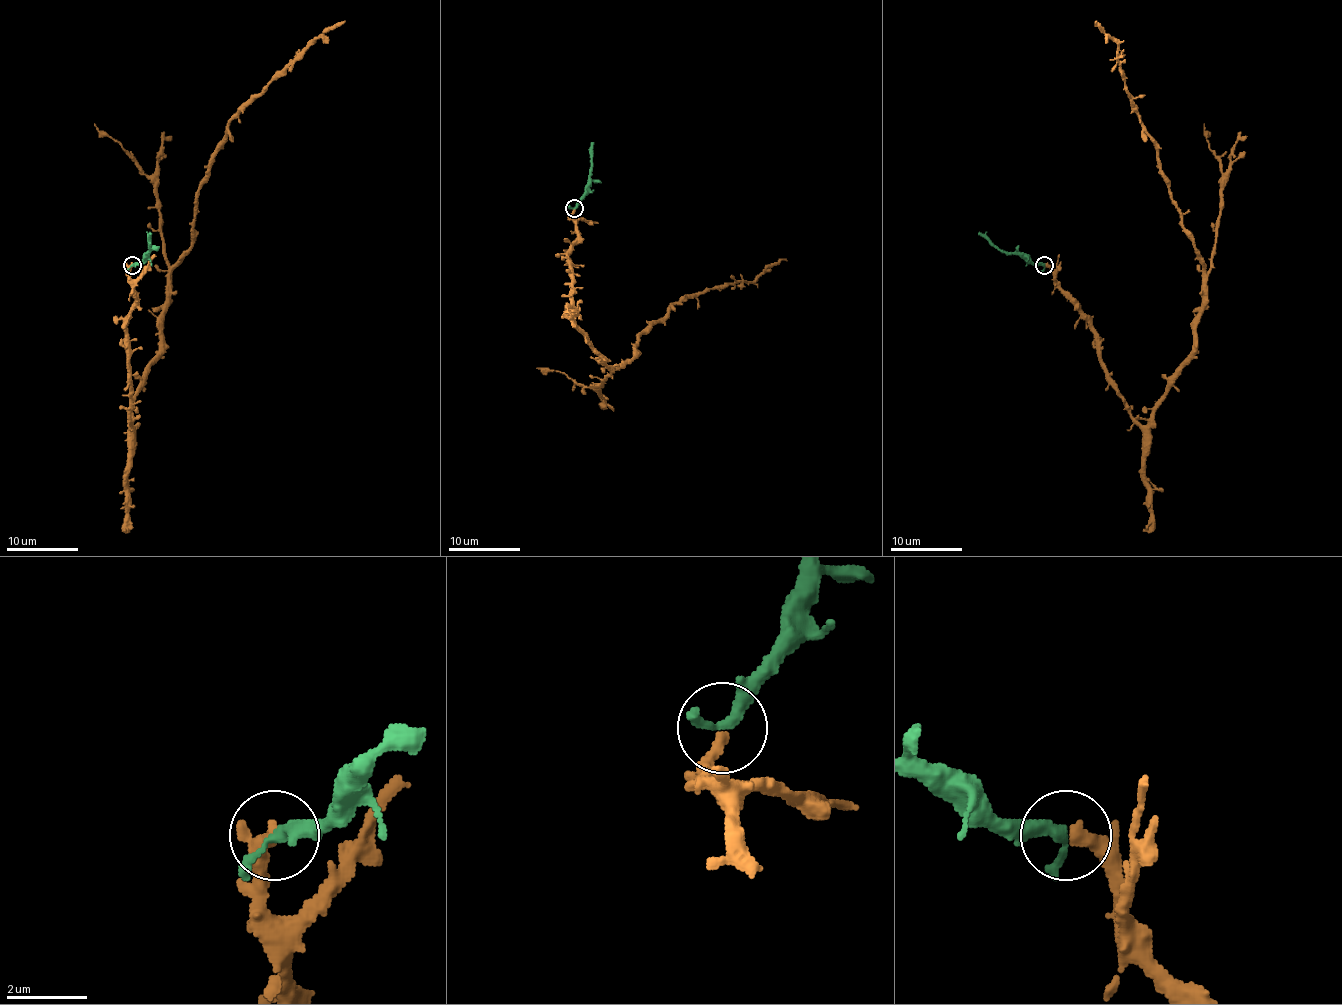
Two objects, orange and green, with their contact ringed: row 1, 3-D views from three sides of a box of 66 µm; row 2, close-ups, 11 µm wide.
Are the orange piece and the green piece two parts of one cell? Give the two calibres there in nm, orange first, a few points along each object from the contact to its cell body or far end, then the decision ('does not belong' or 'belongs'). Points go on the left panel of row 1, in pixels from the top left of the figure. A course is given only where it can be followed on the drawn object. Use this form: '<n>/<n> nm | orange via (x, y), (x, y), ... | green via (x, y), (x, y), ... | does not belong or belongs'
320/240 nm | orange via (131, 265), (130, 425), (131, 398), (160, 349), (169, 269), (190, 246), (201, 179), (226, 126), (344, 20) | green via (131, 265), (149, 253), (149, 231) | belongs

